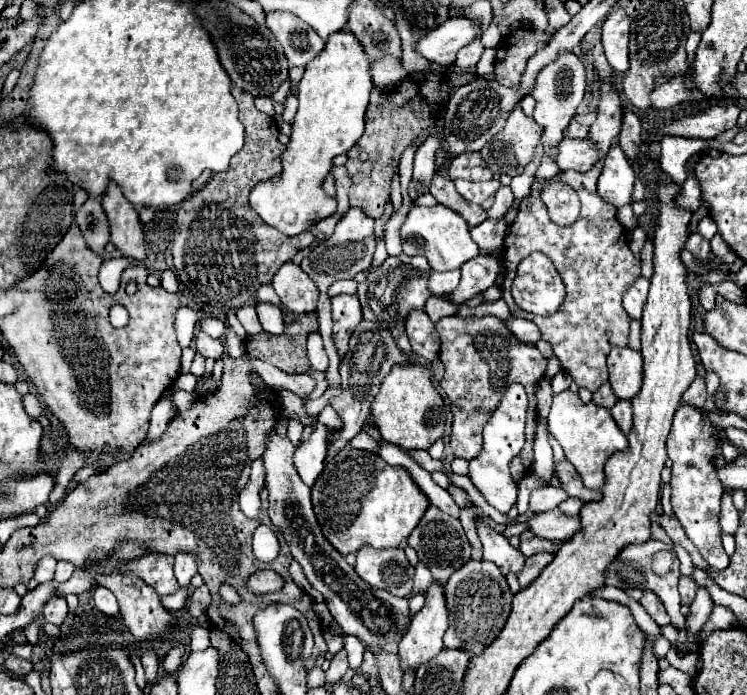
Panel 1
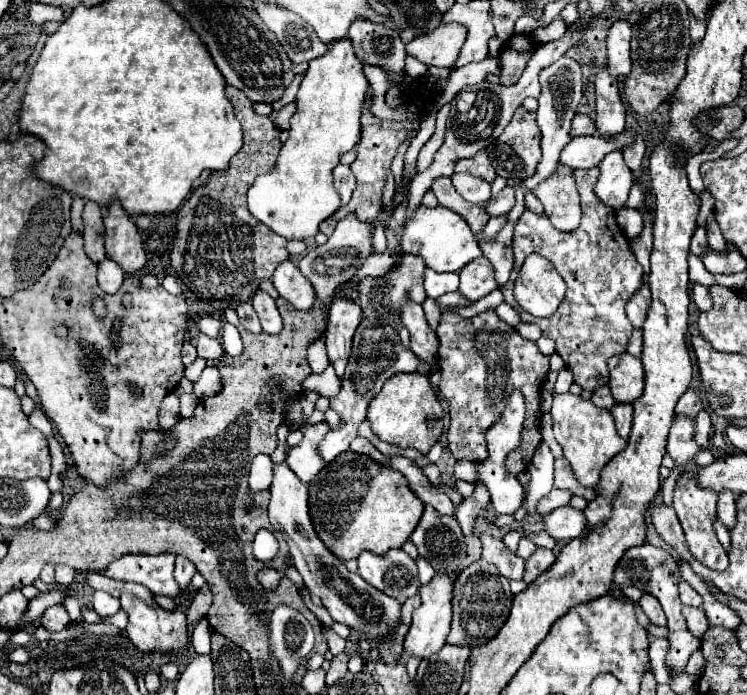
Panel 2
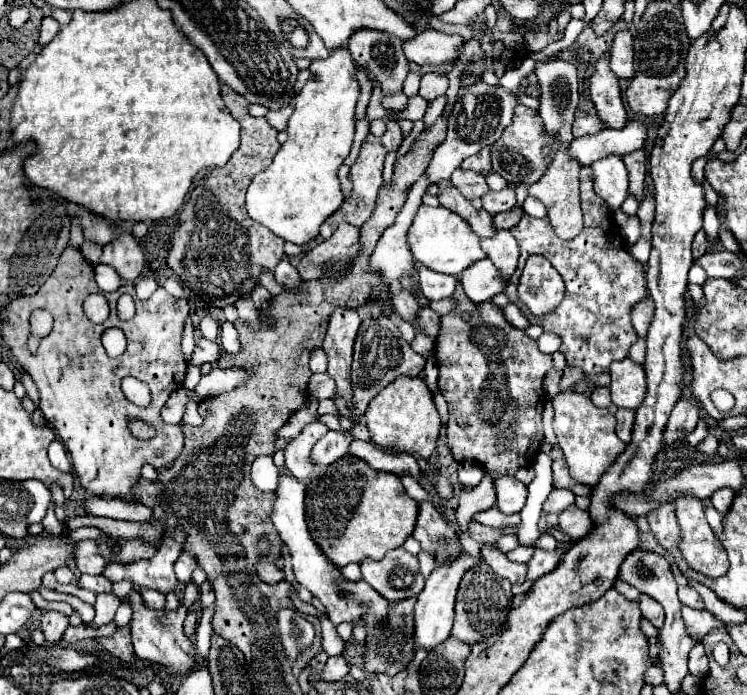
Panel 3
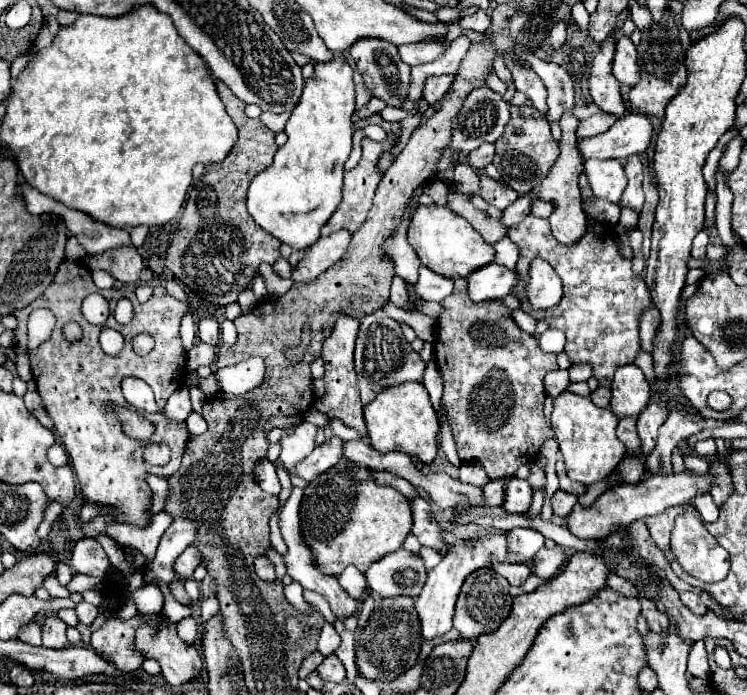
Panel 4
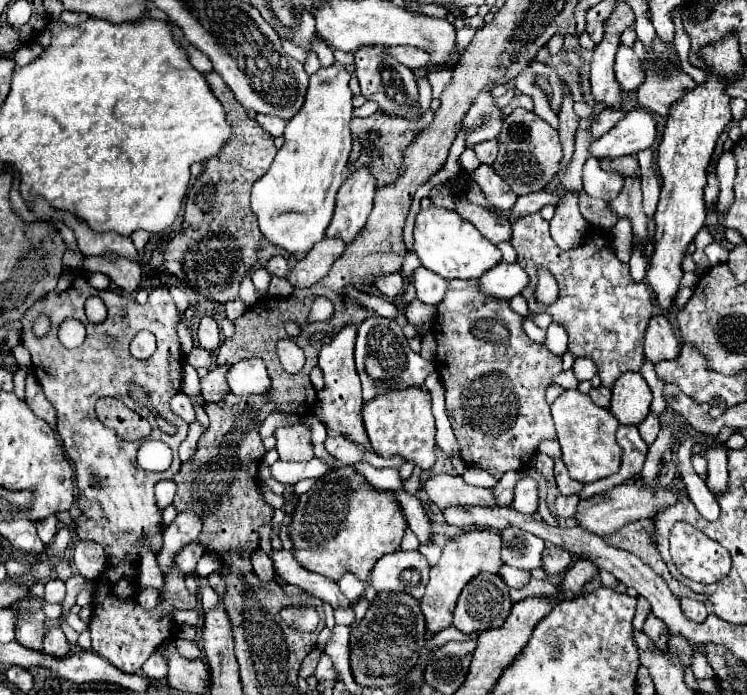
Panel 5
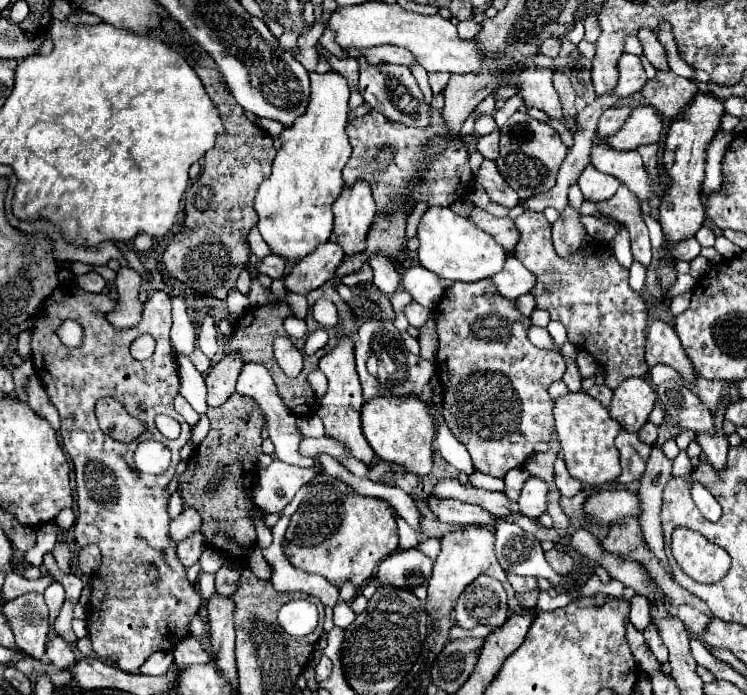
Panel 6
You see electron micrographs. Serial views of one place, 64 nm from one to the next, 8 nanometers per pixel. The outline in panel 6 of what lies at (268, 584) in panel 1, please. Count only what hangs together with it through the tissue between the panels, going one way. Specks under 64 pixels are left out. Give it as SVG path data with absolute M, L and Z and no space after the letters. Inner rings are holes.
M258 546L250 550L248 554L248 568L252 570L255 576L258 576L258 579L268 580L270 568L268 568L268 564L266 564L266 560L264 560L264 556L262 556Z

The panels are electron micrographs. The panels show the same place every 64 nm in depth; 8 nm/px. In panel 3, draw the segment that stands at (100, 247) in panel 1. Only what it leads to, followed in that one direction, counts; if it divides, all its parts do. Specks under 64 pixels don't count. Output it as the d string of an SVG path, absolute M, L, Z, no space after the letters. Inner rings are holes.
M84 242L84 246L82 246L82 256L84 256L90 264L96 264L98 258L100 258L100 254L102 254L102 248L100 248L98 244Z

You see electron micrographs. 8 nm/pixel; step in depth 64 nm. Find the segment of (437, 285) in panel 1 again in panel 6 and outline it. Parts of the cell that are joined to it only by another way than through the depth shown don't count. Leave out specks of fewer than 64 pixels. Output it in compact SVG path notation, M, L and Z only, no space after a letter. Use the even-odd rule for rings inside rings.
M422 266L408 268L402 276L402 286L412 296L414 302L430 310L434 310L434 306L442 300L444 294L444 290L438 284L438 276Z

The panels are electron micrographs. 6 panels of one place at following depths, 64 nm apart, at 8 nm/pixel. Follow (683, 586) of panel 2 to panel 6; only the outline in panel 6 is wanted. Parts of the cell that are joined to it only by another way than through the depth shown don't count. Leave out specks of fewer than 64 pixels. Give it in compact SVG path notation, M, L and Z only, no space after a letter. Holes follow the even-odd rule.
M686 604L676 608L676 616L684 622L690 638L696 638L696 640L700 640L700 636L704 634L704 630L706 630L706 626L710 622L704 614L700 614L700 610L696 610L692 606L686 606Z

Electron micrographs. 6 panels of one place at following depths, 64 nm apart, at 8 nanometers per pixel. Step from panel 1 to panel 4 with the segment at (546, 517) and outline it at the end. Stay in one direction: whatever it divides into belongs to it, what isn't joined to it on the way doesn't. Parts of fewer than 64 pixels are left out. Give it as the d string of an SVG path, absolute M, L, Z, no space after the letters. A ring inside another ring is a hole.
M682 472L682 474L672 474L672 476L648 476L646 480L638 484L618 484L610 490L606 490L592 506L582 506L576 504L570 516L566 518L568 528L572 534L578 538L608 538L614 530L628 526L634 520L640 520L644 516L654 516L660 514L662 510L670 506L680 506L680 504L690 504L692 498L698 492L708 492L710 490L710 474L700 476L694 472Z

